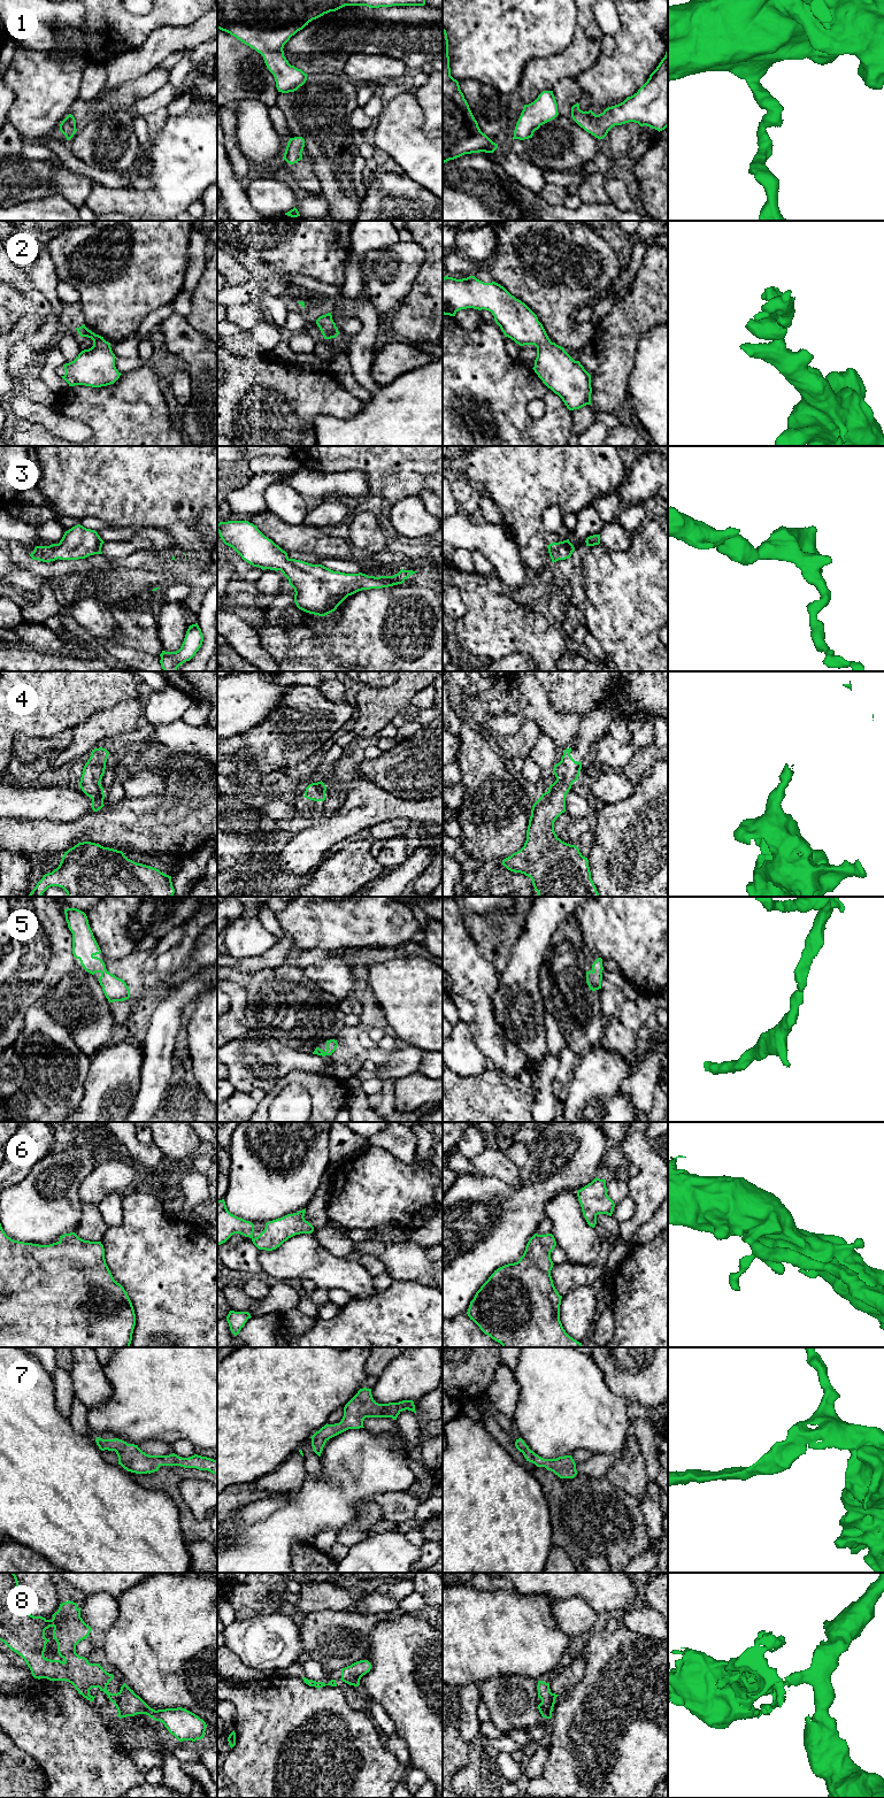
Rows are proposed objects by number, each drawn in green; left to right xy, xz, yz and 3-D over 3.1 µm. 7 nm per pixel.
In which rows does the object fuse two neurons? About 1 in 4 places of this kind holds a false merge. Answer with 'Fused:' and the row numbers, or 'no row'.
Fused: 8

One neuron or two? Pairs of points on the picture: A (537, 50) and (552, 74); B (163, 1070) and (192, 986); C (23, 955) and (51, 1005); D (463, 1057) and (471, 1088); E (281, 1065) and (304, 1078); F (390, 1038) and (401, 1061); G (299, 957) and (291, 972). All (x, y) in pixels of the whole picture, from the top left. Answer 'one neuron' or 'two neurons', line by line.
A: two neurons
B: one neuron
C: two neurons
D: two neurons
E: two neurons
F: two neurons
G: one neuron

